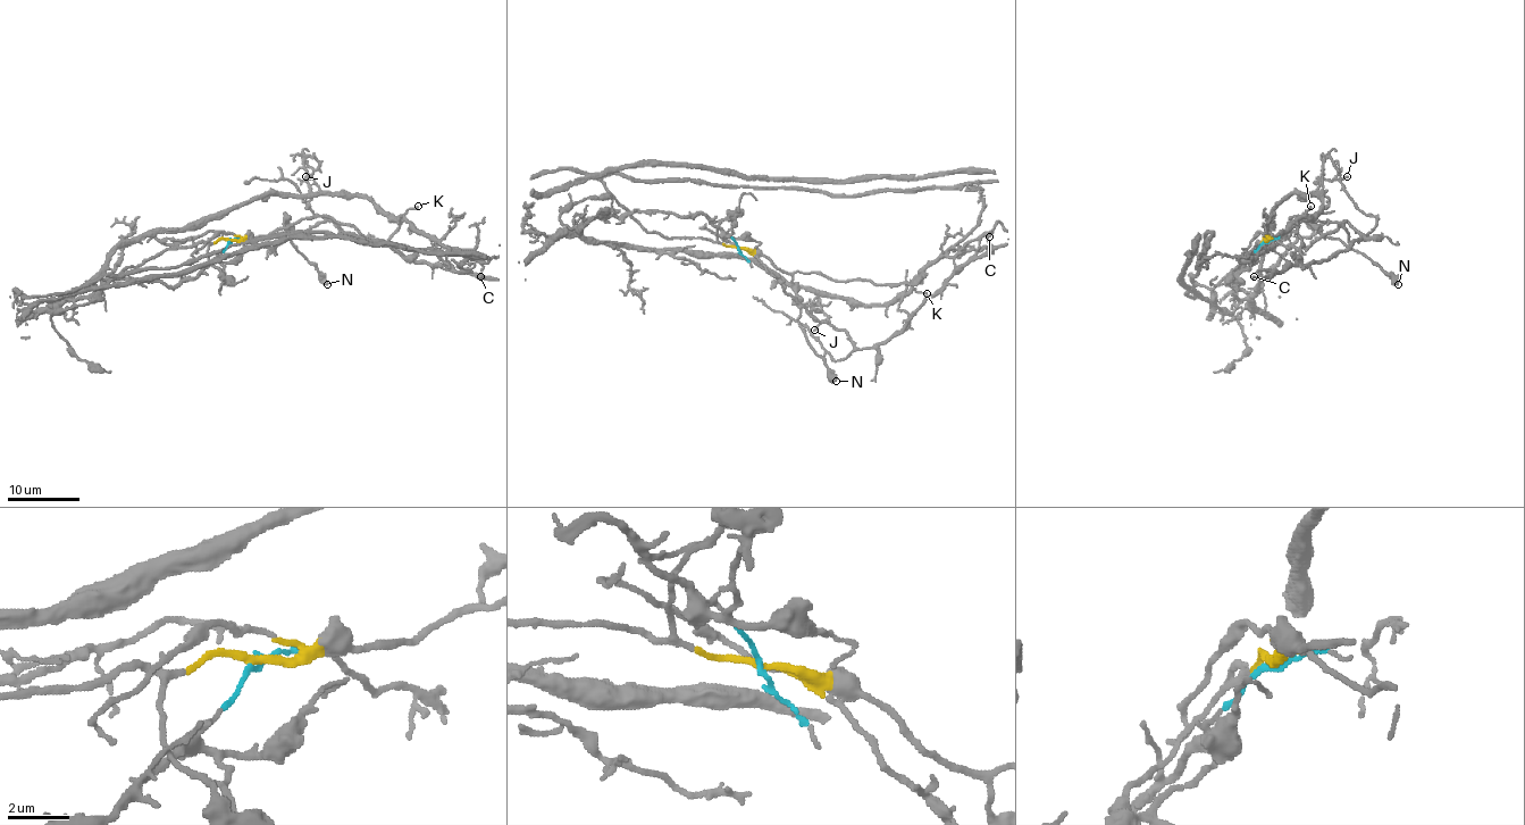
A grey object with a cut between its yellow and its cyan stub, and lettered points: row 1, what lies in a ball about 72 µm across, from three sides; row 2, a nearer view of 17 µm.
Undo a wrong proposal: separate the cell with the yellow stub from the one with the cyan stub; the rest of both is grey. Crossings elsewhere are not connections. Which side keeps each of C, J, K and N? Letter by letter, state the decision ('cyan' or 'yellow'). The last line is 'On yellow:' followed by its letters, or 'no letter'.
C: yellow
J: cyan
K: cyan
N: yellow
On yellow: C, N

